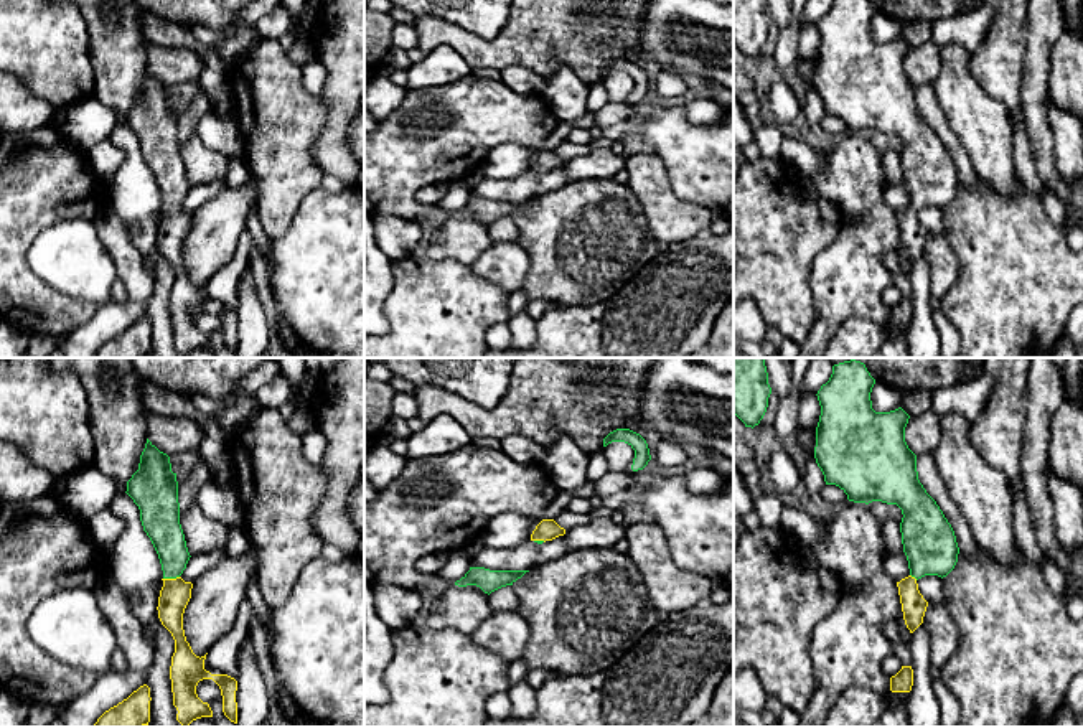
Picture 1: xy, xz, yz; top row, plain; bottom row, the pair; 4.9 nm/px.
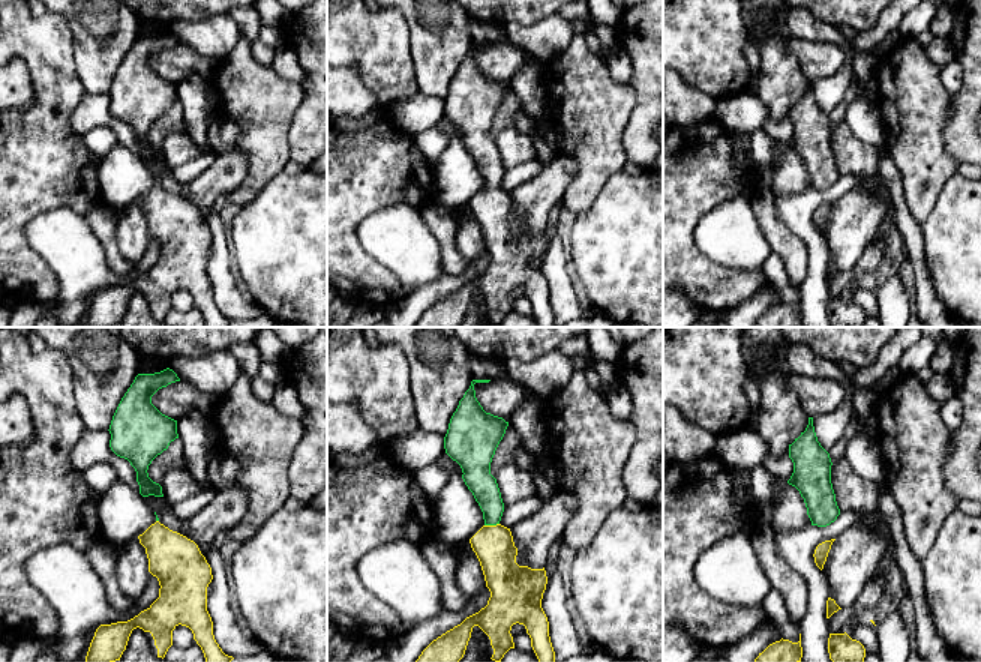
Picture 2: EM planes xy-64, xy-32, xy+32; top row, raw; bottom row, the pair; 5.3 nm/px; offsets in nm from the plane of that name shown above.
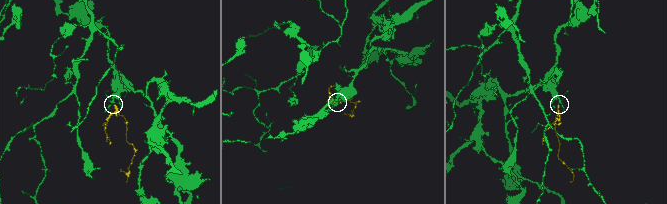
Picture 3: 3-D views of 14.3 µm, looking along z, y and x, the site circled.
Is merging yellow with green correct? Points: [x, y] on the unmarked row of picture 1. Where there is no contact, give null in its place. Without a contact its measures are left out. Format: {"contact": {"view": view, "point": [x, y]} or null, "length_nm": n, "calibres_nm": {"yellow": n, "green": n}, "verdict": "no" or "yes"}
{"contact": {"view": "xy", "point": [170, 210]}, "length_nm": 80, "calibres_nm": {"yellow": 150, "green": 160}, "verdict": "yes"}

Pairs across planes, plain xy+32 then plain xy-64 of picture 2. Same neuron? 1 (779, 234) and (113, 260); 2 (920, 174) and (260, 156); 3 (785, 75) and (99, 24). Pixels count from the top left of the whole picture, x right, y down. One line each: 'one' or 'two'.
1: one
2: one
3: one

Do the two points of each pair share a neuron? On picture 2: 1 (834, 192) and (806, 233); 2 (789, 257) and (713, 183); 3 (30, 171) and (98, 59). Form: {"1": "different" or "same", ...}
{"1": "same", "2": "different", "3": "different"}

